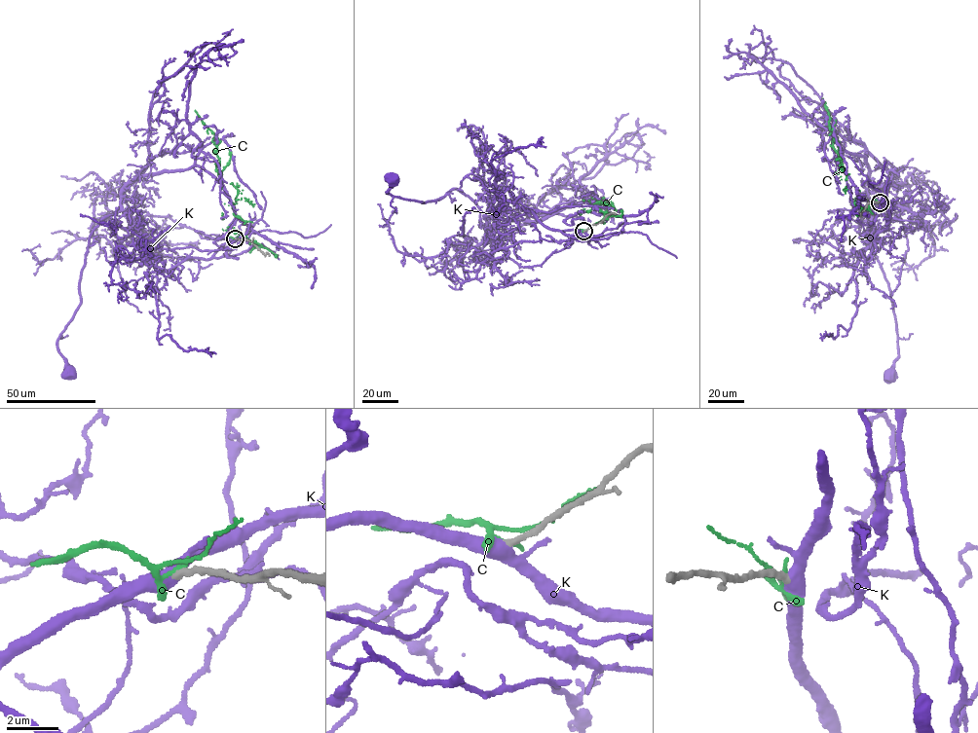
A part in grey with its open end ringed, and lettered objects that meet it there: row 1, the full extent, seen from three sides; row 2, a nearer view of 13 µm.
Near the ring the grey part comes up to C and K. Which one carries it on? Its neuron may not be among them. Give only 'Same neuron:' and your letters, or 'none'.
Same neuron: K

